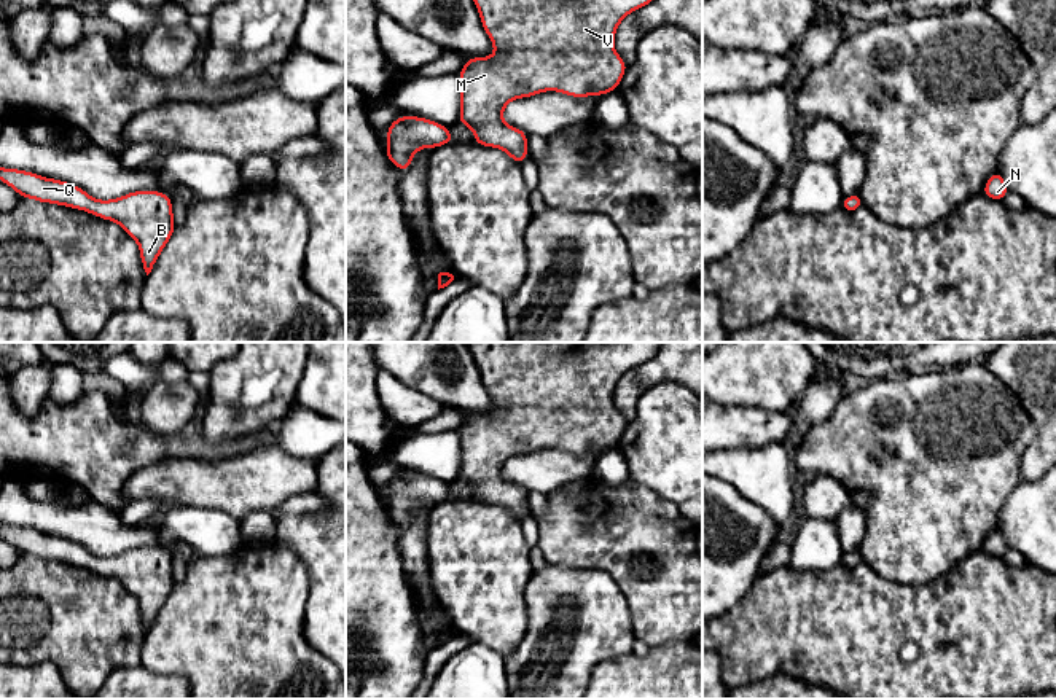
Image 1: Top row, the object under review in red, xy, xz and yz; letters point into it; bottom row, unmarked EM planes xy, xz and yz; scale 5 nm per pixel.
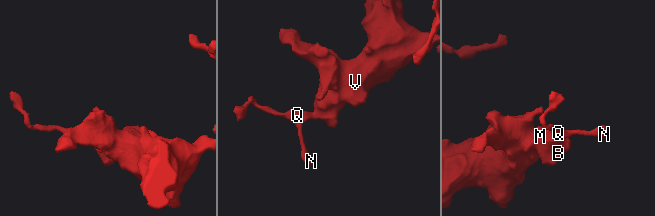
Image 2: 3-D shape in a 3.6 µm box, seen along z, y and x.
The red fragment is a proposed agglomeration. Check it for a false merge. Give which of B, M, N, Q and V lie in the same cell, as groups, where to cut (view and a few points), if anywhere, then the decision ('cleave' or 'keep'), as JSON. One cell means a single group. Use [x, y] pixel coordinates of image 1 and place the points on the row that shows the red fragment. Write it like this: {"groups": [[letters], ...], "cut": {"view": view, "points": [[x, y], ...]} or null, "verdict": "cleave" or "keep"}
{"groups": [["B", "M", "N", "Q", "V"]], "cut": null, "verdict": "keep"}

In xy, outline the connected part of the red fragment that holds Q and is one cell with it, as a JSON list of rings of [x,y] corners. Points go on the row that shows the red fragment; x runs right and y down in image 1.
[[[0,167],[0,182],[16,189],[19,197],[67,205],[116,221],[139,244],[147,275],[175,229],[172,199],[161,191],[132,191],[118,199],[99,201],[73,183],[5,167]]]

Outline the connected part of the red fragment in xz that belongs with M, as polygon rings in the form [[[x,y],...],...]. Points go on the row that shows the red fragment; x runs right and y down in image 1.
[[[473,0],[481,24],[492,40],[495,54],[491,57],[471,57],[459,72],[460,113],[459,123],[475,132],[475,143],[500,148],[521,164],[527,156],[527,134],[508,126],[503,108],[508,102],[532,97],[543,91],[557,91],[572,97],[604,96],[618,91],[618,83],[628,68],[613,46],[613,37],[620,22],[632,11],[653,0]]]

